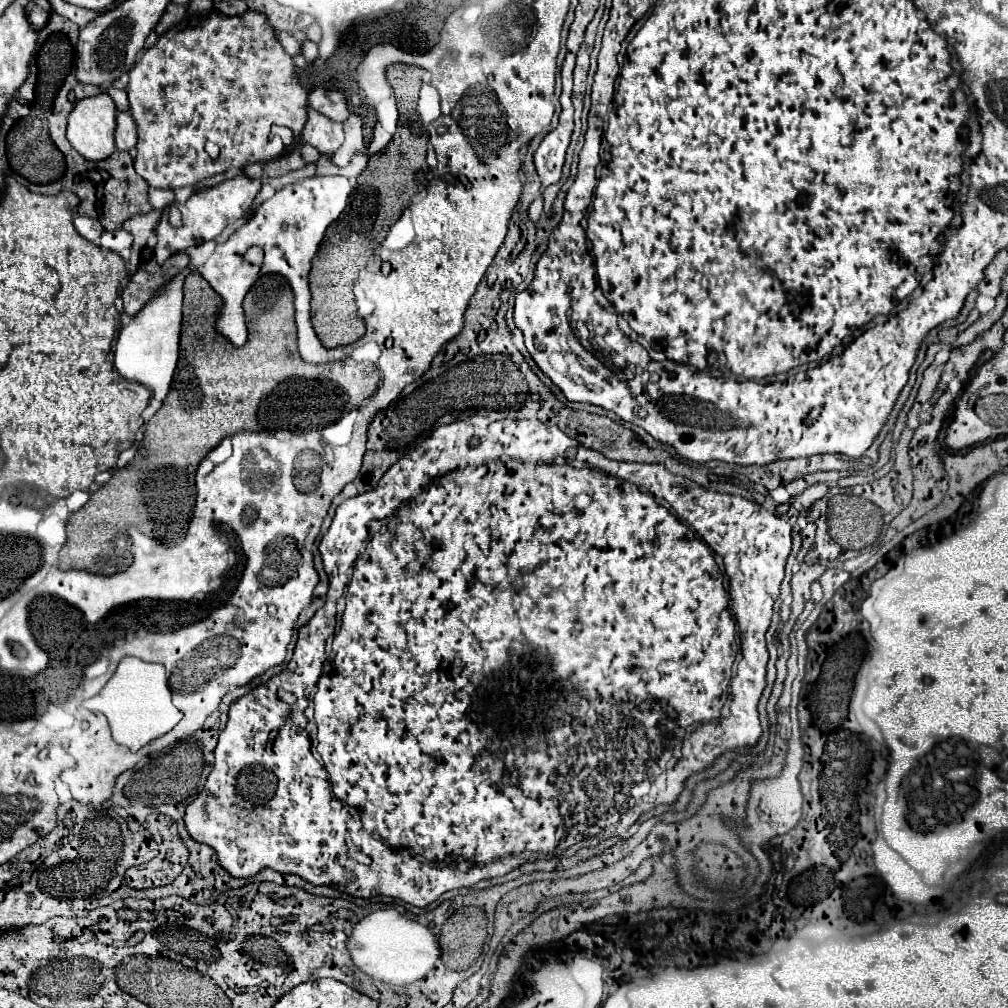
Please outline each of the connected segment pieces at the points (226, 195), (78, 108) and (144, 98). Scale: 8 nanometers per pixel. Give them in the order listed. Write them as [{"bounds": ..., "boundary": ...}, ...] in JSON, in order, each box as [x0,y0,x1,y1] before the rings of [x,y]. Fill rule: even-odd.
[{"bounds":[154,176,261,264],"boundary":[[[235,176],[231,180],[223,180],[219,182],[215,188],[205,188],[195,192],[193,196],[189,196],[187,202],[179,204],[175,202],[175,206],[181,210],[183,216],[183,224],[181,226],[171,226],[169,224],[169,208],[163,210],[161,222],[157,226],[157,246],[155,246],[154,259],[163,264],[169,256],[173,256],[179,250],[185,250],[189,246],[195,246],[203,240],[213,240],[217,238],[227,224],[233,224],[235,220],[245,218],[255,204],[255,198],[261,190],[261,180],[259,178],[249,178],[249,176]]]},{"bounds":[67,92,115,160],"boundary":[[[101,92],[97,96],[91,98],[83,98],[81,102],[77,102],[67,118],[67,140],[71,142],[71,146],[87,160],[105,160],[107,156],[111,156],[115,152],[115,140],[113,140],[113,132],[115,132],[115,104],[109,98],[109,94]]]},{"bounds":[127,12,307,188],"boundary":[[[211,12],[205,16],[187,16],[183,22],[175,24],[171,30],[167,30],[155,46],[151,46],[149,50],[145,50],[145,54],[137,60],[137,64],[133,66],[133,70],[129,72],[129,86],[127,86],[127,94],[129,94],[129,112],[137,122],[137,156],[135,156],[135,170],[141,178],[145,178],[149,182],[149,186],[155,188],[181,188],[181,186],[189,186],[195,184],[201,178],[207,176],[215,176],[225,172],[229,166],[241,168],[247,162],[267,162],[275,156],[281,154],[283,145],[279,137],[269,140],[269,128],[273,124],[283,124],[283,126],[291,126],[295,138],[299,140],[301,136],[301,128],[307,120],[307,90],[301,88],[301,84],[297,82],[297,74],[295,74],[295,64],[291,60],[291,56],[283,50],[283,46],[277,42],[273,28],[269,28],[269,24],[265,22],[263,14],[257,12],[247,12],[243,16],[223,16],[219,12]],[[143,110],[149,110],[149,114],[143,114]],[[207,142],[215,142],[221,148],[221,154],[217,160],[209,158],[209,154],[205,152],[205,144]]]}]

